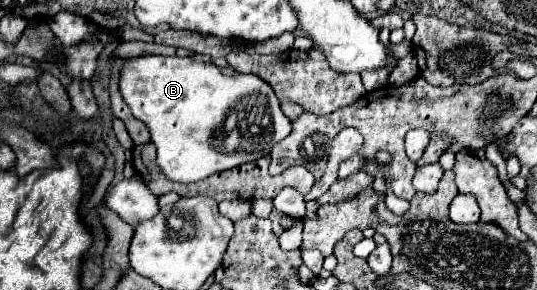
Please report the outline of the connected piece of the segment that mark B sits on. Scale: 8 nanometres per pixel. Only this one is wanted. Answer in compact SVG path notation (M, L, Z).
M140 55L124 61L118 83L120 95L132 115L150 129L152 143L158 151L158 165L164 169L168 179L176 183L202 181L214 173L266 157L272 145L288 137L292 131L290 119L282 113L272 87L260 77L238 73L232 67L218 67L190 57Z

